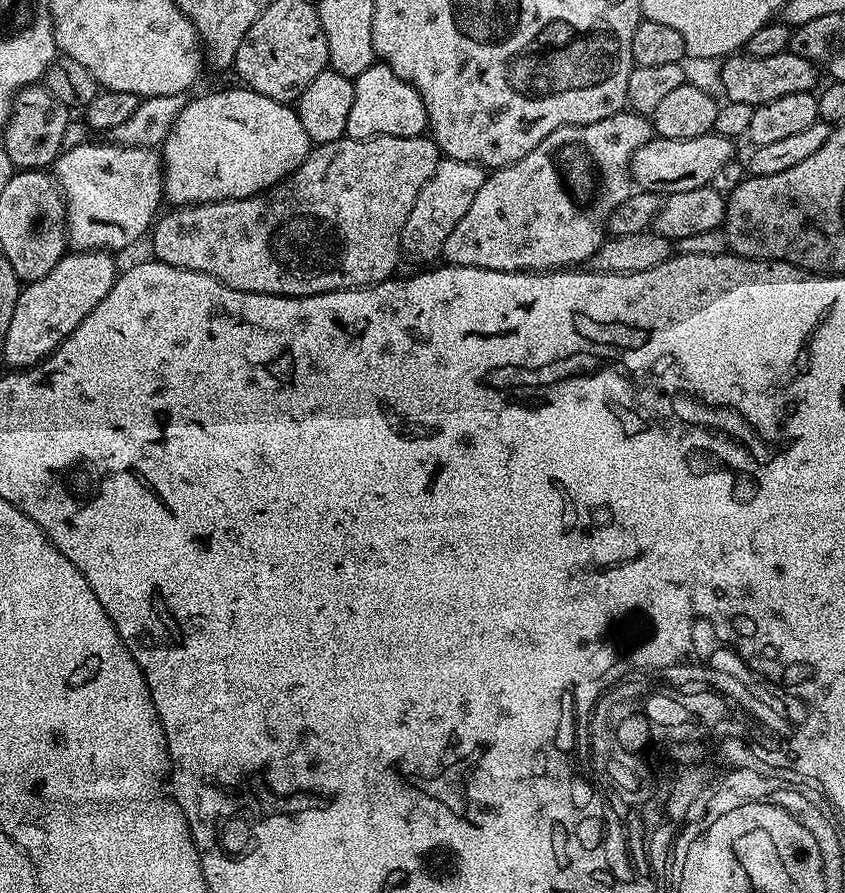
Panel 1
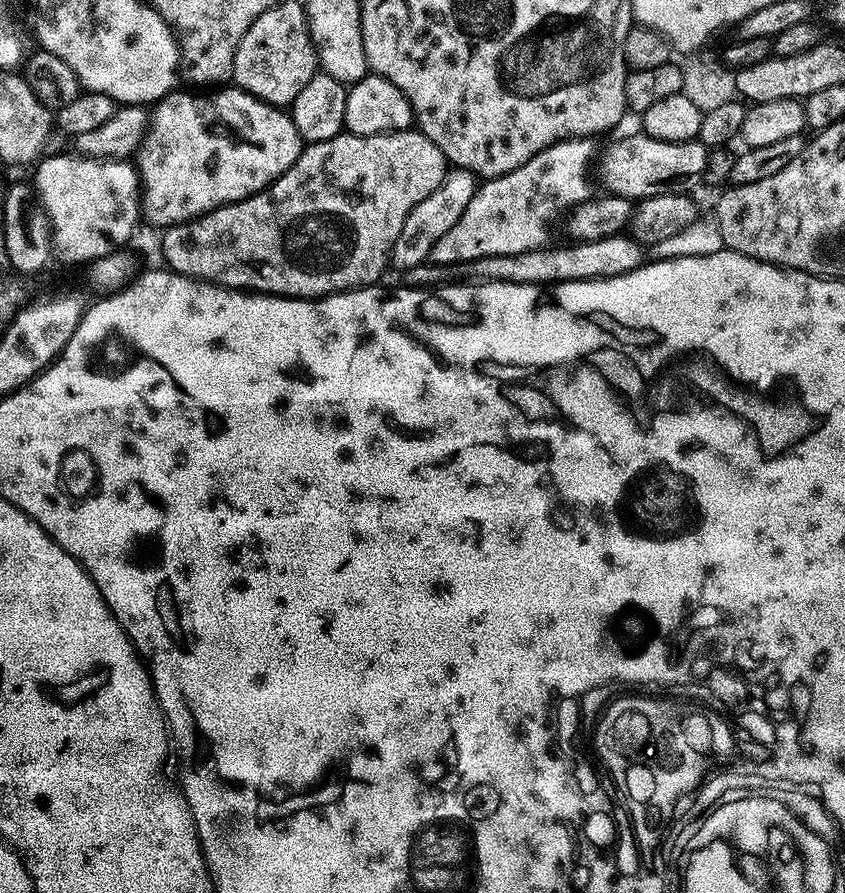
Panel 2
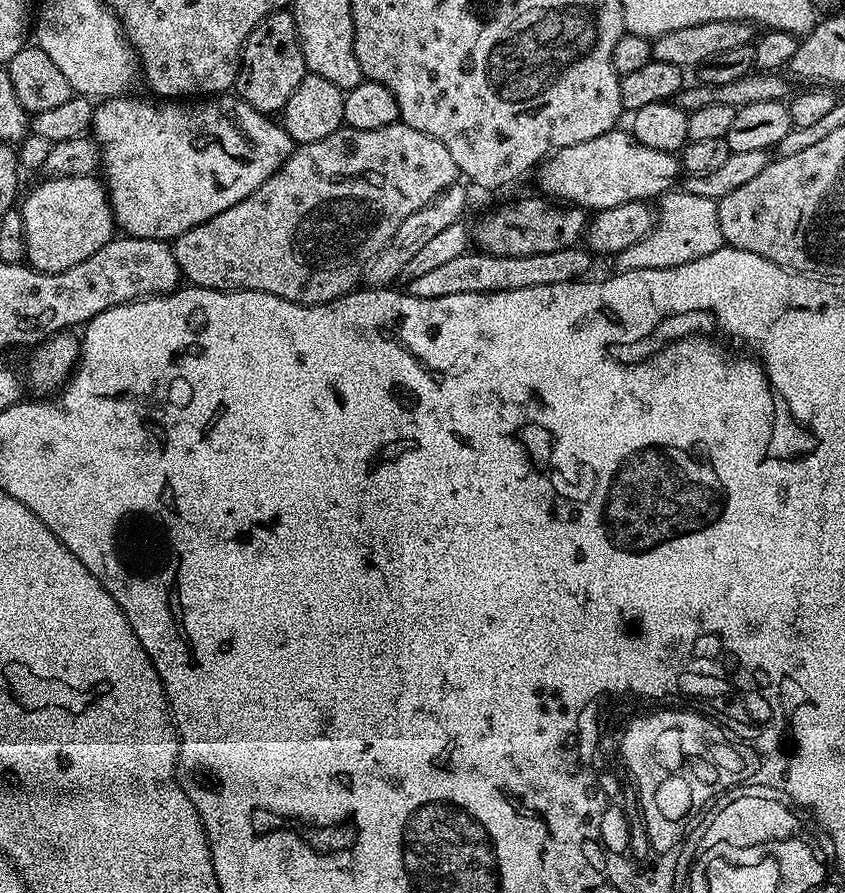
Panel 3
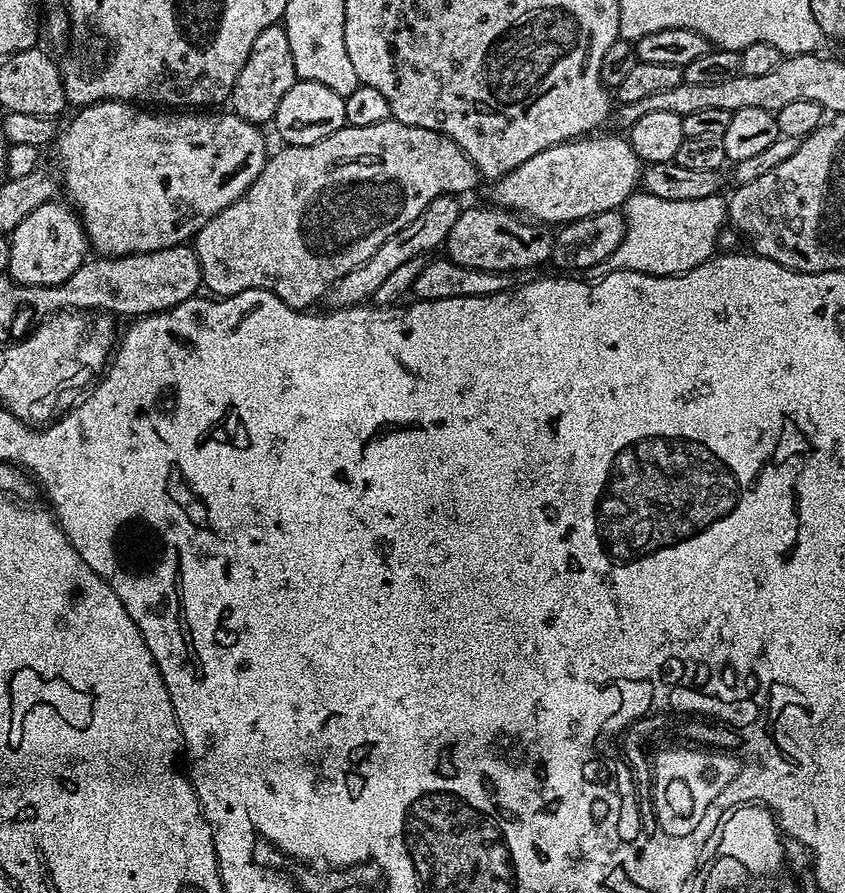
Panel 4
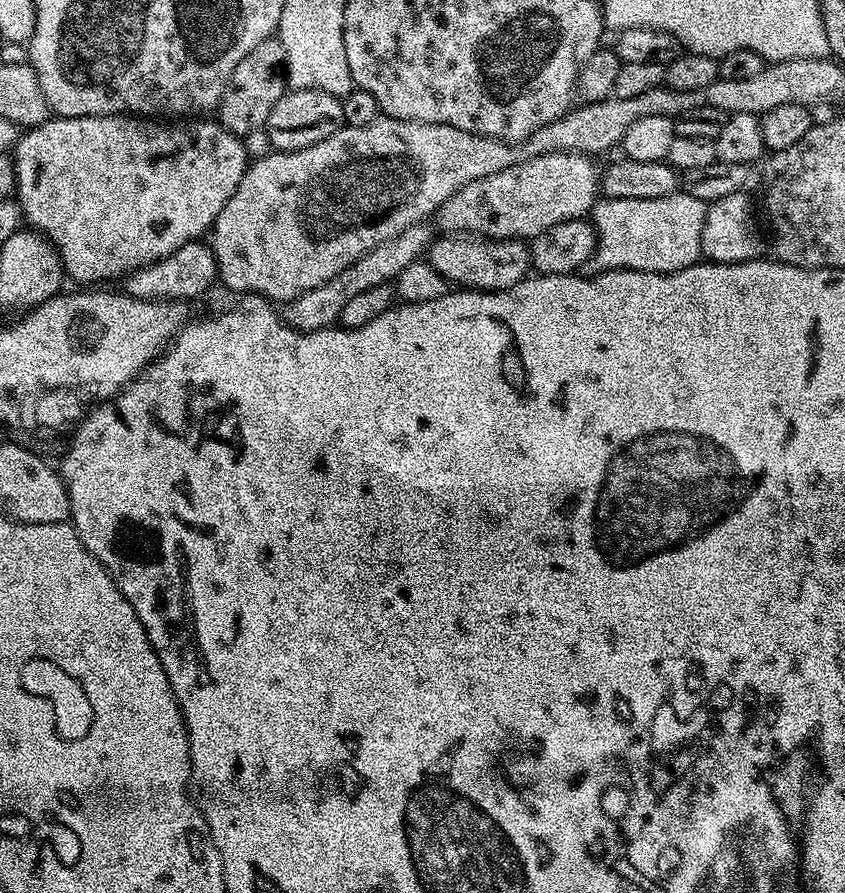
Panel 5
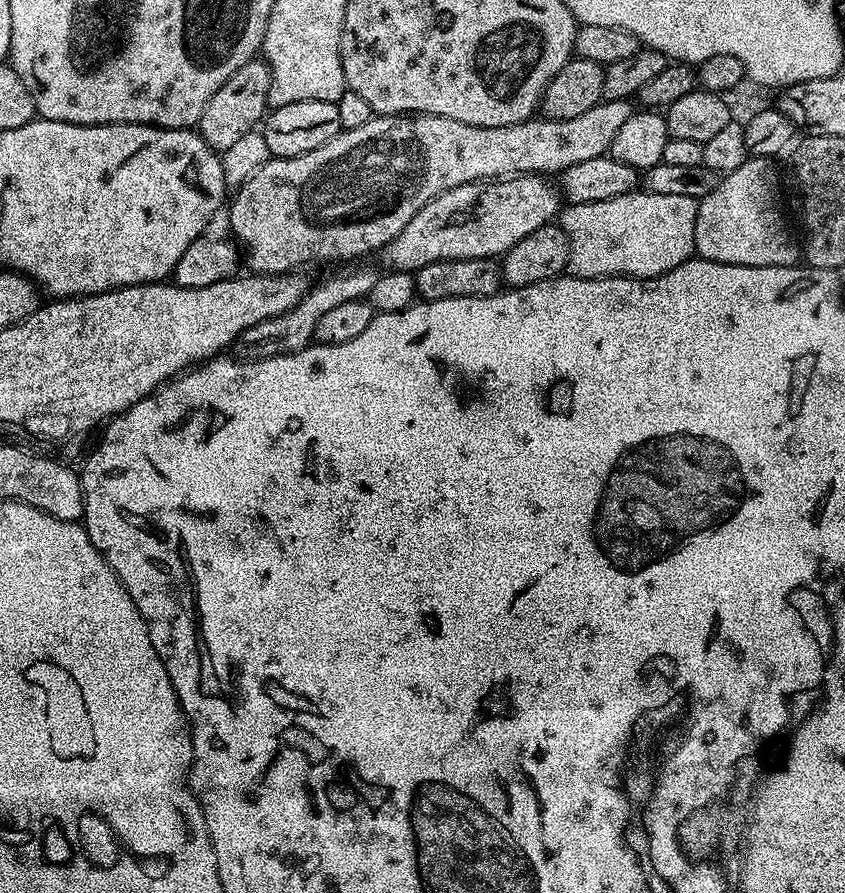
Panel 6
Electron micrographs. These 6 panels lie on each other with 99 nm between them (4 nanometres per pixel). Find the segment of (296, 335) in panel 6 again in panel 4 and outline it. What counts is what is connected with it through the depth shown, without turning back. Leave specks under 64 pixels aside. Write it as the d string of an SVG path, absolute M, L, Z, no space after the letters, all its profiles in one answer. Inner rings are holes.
M439 196L434 198L434 202L430 202L430 206L426 210L422 210L422 214L418 214L418 218L414 218L414 222L410 222L410 226L402 226L402 230L398 230L398 234L390 234L390 238L386 238L386 242L382 242L382 246L378 246L378 250L370 258L366 258L366 262L362 262L362 266L354 266L354 270L350 270L350 274L342 274L342 278L338 278L334 282L334 286L327 294L326 300L332 308L354 308L363 305L365 302L371 301L372 295L378 290L378 286L382 286L382 282L386 282L386 277L392 273L397 266L402 266L405 262L410 262L419 256L427 257L428 252L432 252L435 248L439 249L443 245L444 239L450 234L450 226L454 226L454 222L458 222L462 211L462 204L459 204L456 196Z

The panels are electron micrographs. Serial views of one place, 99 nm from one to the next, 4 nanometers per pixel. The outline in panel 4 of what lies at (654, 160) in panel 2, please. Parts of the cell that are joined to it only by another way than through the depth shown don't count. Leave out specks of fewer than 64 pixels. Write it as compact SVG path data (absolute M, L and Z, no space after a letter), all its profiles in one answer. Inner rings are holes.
M592 134L587 138L567 140L565 144L555 144L538 154L534 158L526 158L522 166L510 170L501 180L495 181L495 203L509 212L527 214L533 221L543 222L545 225L563 226L572 220L586 218L595 212L611 212L623 205L624 199L637 191L640 183L642 162L628 145L627 139L620 136L598 136Z

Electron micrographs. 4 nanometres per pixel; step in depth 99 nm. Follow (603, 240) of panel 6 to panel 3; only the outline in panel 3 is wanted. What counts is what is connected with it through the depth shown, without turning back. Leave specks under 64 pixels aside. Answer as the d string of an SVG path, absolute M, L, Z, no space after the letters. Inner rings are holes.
M673 190L659 197L656 225L652 227L652 232L646 234L642 242L634 242L630 250L622 250L620 255L615 257L614 264L617 264L615 267L622 272L666 270L682 266L691 260L706 258L706 254L714 254L714 250L722 247L725 247L725 243L722 226L718 226L716 201L690 194L686 190Z

